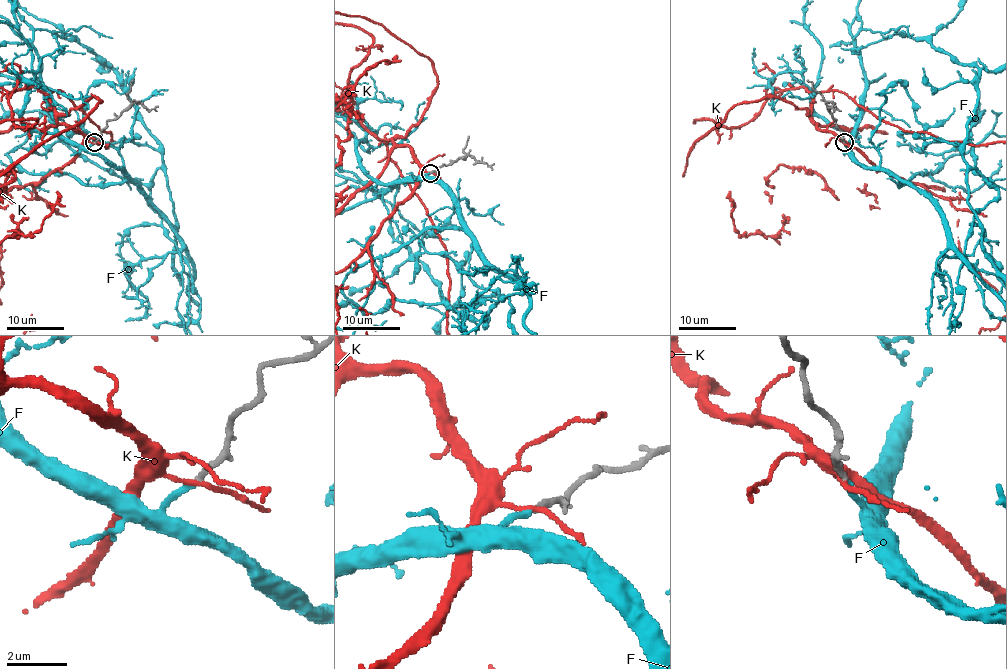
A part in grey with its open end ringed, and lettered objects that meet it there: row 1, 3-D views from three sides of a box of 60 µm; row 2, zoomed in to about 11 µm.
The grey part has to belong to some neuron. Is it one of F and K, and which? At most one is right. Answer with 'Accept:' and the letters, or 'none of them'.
Accept: F

